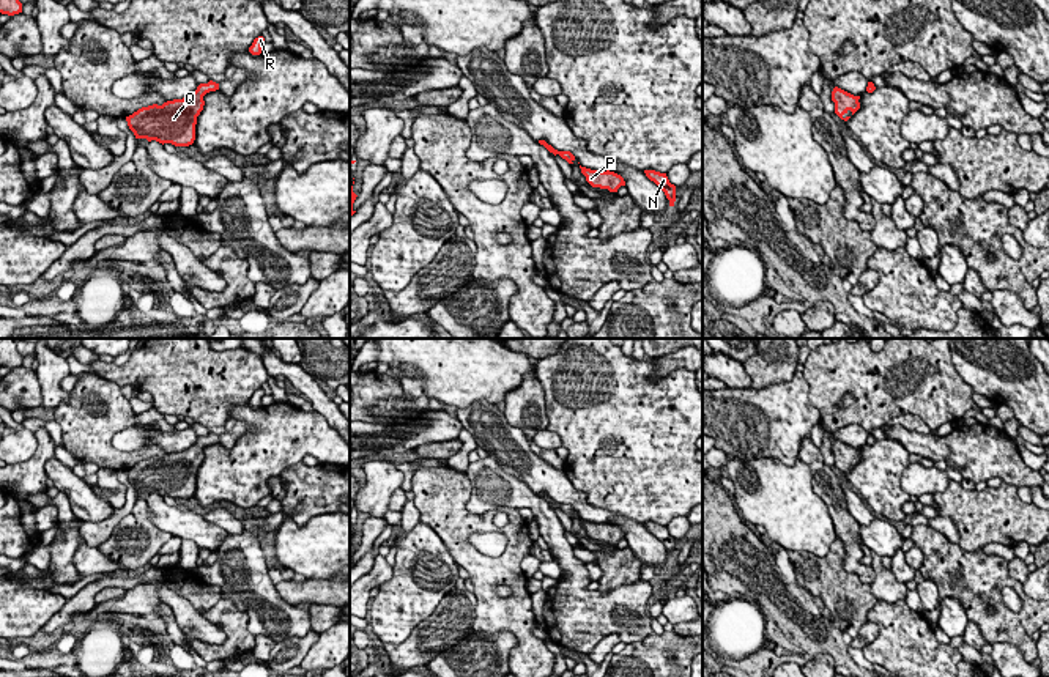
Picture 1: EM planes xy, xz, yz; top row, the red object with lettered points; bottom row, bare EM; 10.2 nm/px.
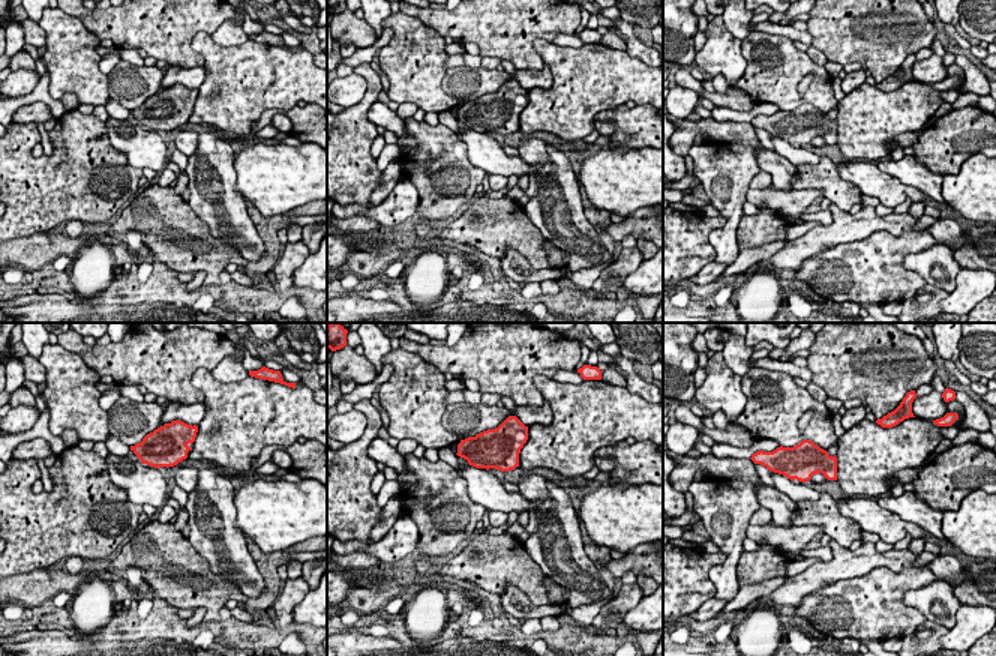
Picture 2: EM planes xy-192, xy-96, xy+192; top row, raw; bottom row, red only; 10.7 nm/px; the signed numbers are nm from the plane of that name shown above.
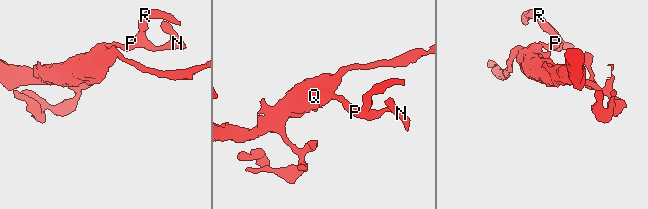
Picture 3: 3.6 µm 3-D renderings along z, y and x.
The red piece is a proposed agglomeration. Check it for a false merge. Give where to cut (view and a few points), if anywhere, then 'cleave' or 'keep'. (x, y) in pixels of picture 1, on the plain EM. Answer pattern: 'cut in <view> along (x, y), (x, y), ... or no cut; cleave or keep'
no cut; keep

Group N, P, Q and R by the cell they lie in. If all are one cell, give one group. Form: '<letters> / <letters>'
N P Q R

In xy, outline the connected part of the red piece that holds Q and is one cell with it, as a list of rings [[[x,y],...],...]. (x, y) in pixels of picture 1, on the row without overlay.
[[[209,433],[208,436],[200,436],[192,447],[183,452],[142,460],[126,469],[128,479],[135,491],[189,499],[195,493],[197,469],[205,458],[203,449],[216,442],[219,442],[219,436]]]

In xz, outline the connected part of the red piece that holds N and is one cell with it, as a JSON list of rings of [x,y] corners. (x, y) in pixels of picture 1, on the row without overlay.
[[[644,523],[646,529],[654,534],[669,553],[669,559],[674,559],[676,554],[676,538],[669,535],[666,526],[660,526],[655,523]]]

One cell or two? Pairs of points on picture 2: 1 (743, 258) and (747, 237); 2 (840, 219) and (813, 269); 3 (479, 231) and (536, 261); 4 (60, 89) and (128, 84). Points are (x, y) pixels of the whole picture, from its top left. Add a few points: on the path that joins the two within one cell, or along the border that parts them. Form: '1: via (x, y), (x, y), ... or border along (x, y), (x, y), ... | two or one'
1: border along (780, 239), (740, 251) | two
2: border along (860, 239), (824, 248), (797, 269) | two
3: via (494, 231), (510, 231), (525, 246) | one
4: border along (105, 75), (110, 96) | two

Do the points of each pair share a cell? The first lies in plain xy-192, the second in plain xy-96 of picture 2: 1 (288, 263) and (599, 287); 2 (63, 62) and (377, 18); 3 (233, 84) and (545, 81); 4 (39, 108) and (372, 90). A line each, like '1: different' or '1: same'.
1: same
2: different
3: different
4: different

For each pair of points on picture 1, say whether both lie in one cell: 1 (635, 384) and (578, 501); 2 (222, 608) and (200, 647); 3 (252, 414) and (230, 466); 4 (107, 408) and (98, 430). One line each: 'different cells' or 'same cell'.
1: different cells
2: same cell
3: same cell
4: same cell

